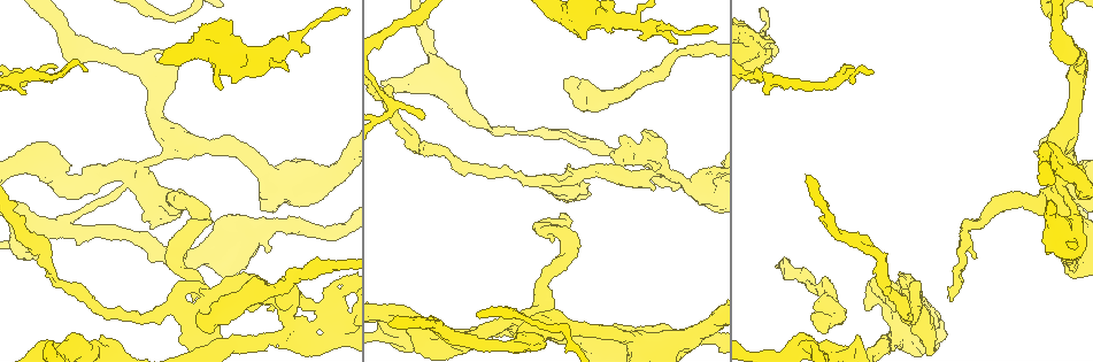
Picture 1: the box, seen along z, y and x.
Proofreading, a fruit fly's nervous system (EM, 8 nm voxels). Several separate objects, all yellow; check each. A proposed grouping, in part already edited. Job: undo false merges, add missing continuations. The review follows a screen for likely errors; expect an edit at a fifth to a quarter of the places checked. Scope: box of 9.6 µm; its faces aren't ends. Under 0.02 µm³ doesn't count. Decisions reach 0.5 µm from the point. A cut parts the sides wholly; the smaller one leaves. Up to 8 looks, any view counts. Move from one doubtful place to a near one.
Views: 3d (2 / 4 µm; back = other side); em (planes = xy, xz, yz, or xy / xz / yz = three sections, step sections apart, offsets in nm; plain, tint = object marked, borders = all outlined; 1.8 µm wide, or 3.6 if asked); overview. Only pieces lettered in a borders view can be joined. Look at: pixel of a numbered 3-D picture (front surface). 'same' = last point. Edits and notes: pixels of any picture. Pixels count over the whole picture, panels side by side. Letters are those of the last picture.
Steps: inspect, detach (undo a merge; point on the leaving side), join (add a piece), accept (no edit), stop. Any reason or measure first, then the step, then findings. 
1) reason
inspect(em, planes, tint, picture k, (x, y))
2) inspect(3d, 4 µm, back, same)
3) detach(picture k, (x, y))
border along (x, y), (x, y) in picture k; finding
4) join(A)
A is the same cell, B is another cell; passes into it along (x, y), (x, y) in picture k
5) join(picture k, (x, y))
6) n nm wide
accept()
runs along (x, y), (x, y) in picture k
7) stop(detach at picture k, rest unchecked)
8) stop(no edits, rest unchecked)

thick turns thin
inspect(em, planes, borders, picture 1, (666, 28))

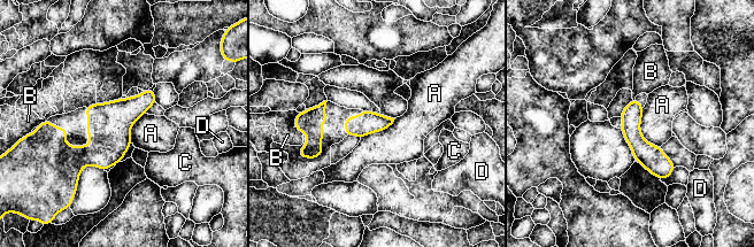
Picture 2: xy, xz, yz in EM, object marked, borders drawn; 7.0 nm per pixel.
accept()
A, B, C and D are other cells; all the same neuron

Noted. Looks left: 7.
an open end
inspect(em, planes, borders, picture 1, (559, 216))

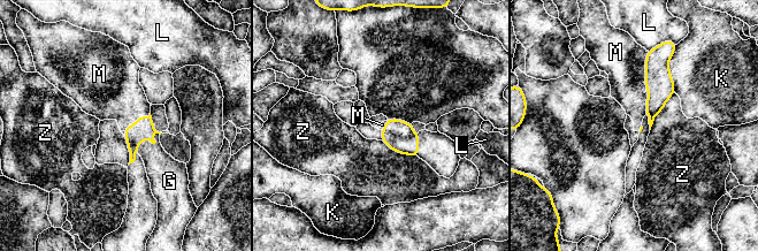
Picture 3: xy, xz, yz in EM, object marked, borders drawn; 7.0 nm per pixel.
accept()
G, K, L, M and Z are other cells; border along (648, 52), (644, 114) in picture 3; no lettered piece goes on from it

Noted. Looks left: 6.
sharp bend
inspect(em, planes, borders, picture 1, (1060, 180))

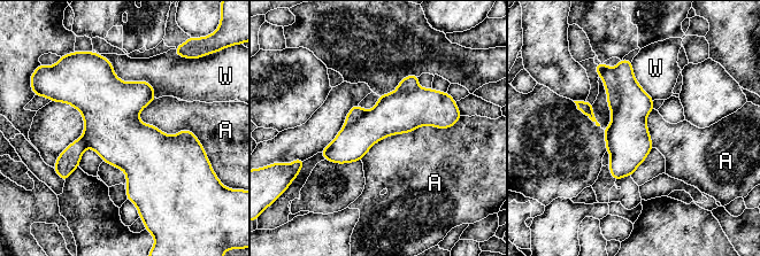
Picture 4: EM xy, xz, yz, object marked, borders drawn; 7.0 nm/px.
detach(picture 4, (628, 124))
A and W are other cells; a second neuron is stuck on

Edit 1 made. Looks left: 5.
stop(detach at picture 4, rest unchecked)

